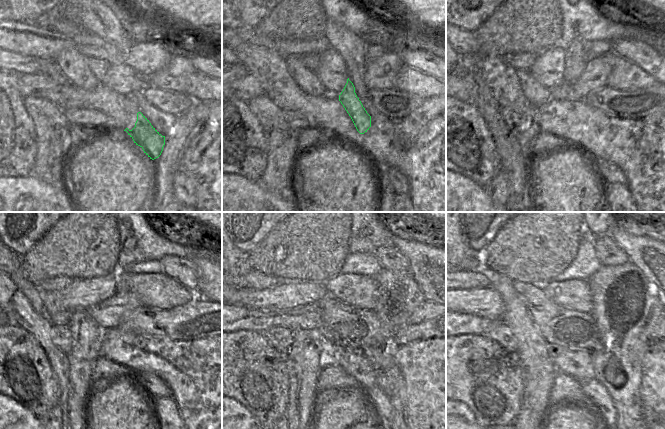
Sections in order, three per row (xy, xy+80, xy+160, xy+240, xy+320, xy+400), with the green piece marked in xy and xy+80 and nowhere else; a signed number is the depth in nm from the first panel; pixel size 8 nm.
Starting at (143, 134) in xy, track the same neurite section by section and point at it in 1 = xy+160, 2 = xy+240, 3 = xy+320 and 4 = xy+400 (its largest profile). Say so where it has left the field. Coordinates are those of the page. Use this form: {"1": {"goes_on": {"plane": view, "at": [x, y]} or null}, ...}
{"1": {"goes_on": {"plane": "xy+160", "at": [576, 53]}}, "2": {"goes_on": {"plane": "xy+240", "at": [130, 243]}}, "3": {"goes_on": {"plane": "xy+320", "at": [364, 232]}}, "4": {"goes_on": {"plane": "xy+400", "at": [598, 232]}}}

